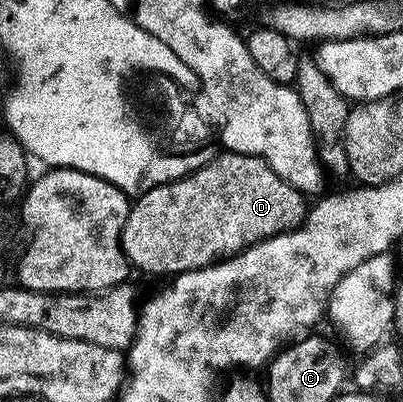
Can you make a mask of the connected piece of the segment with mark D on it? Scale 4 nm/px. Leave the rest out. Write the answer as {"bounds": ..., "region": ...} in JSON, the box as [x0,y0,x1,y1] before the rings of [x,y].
{"bounds":[122,152,308,277],"region":[[[235,152],[215,155],[214,161],[204,165],[199,172],[185,176],[171,184],[148,190],[133,201],[128,226],[122,235],[122,249],[131,265],[150,276],[176,277],[185,272],[211,268],[224,260],[231,260],[252,246],[271,240],[285,232],[293,232],[306,223],[308,200],[268,166],[258,156],[241,156]]]}

